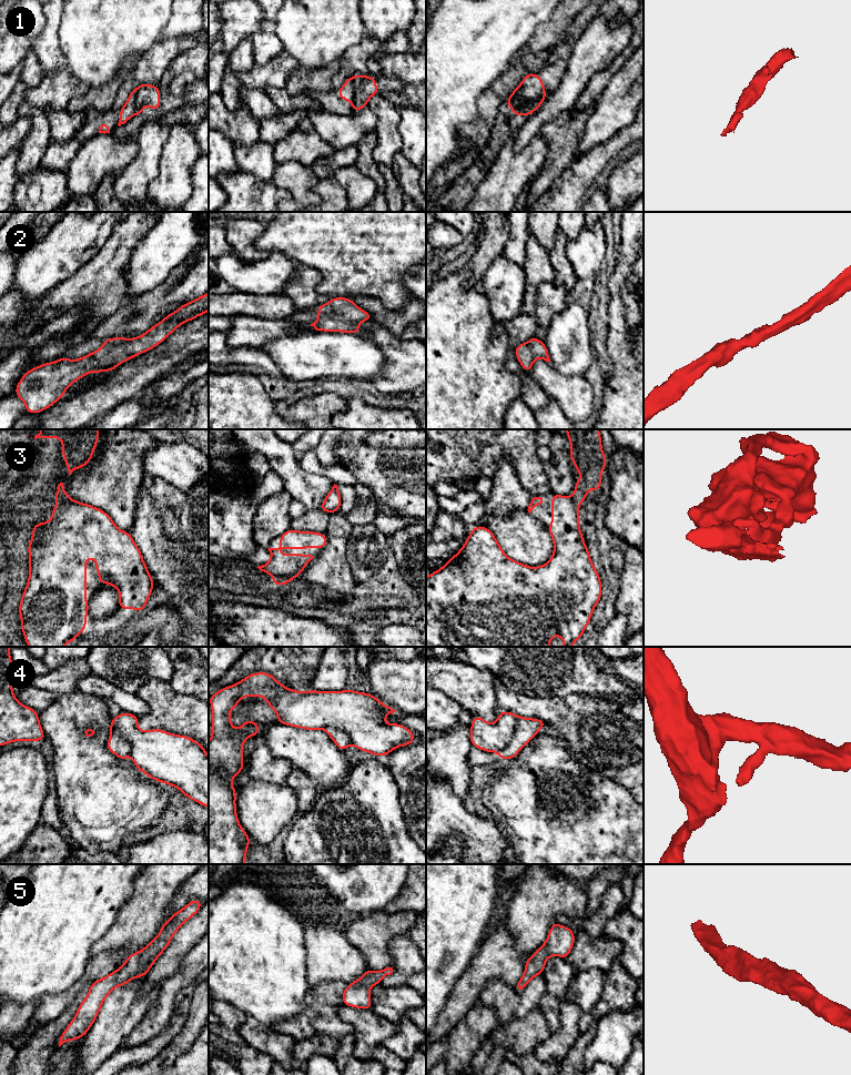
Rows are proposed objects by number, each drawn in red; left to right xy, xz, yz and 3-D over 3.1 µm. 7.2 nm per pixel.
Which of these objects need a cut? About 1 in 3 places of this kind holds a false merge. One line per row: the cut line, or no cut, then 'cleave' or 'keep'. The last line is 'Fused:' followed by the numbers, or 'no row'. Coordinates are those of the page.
1: cut yz (543, 89), (528, 101), (522, 101), (514, 92); cleave
2: cut none; keep
3: cut xz (273, 575), (290, 579); cleave
4: cut yz (518, 716), (518, 722), (509, 742), (497, 752); cleave
5: cut none; keep
Fused: 1, 3, 4

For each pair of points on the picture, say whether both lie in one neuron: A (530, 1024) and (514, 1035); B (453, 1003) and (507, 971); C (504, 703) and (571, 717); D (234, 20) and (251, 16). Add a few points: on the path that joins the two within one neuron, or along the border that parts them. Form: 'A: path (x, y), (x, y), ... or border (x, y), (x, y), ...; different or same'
A: path (526, 1028), (518, 1035); same
B: path (466, 990), (485, 971), (494, 971); same
C: path (520, 705), (555, 711); same
D: path (239, 20), (246, 16); same

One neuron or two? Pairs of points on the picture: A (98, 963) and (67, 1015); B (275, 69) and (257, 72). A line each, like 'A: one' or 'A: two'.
A: two
B: one

